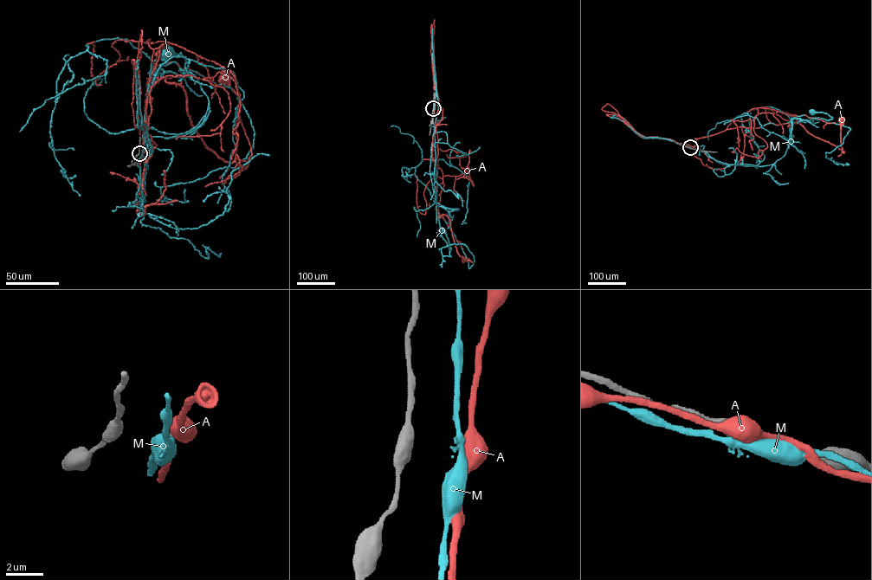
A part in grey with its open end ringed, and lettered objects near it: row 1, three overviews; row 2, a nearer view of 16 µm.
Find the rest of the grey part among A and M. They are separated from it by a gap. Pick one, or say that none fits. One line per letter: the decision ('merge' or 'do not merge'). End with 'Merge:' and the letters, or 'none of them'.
A: merge
M: do not merge
Merge: A

